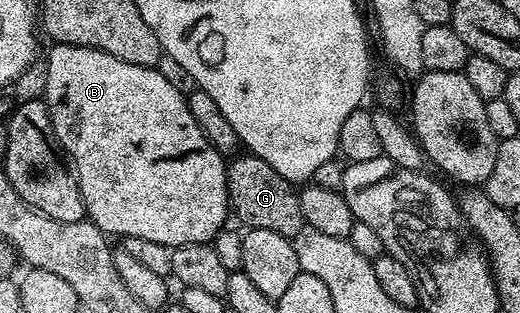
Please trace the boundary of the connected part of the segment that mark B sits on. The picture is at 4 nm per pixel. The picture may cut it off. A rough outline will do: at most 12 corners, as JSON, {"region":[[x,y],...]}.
{"region":[[51,46],[89,222],[210,243],[227,160],[157,67]]}

